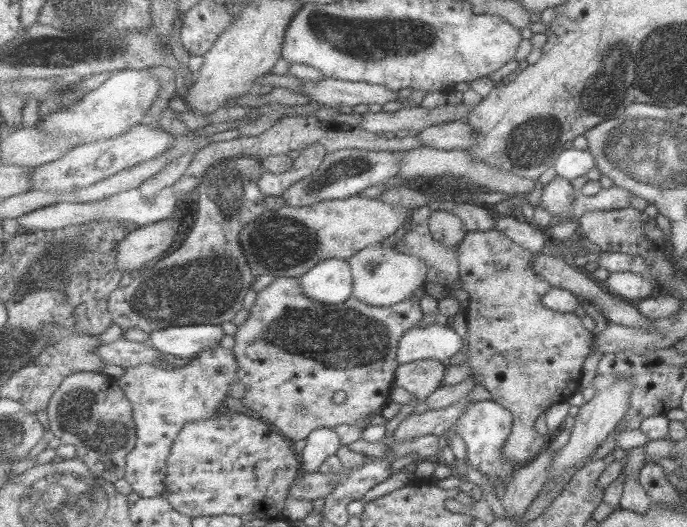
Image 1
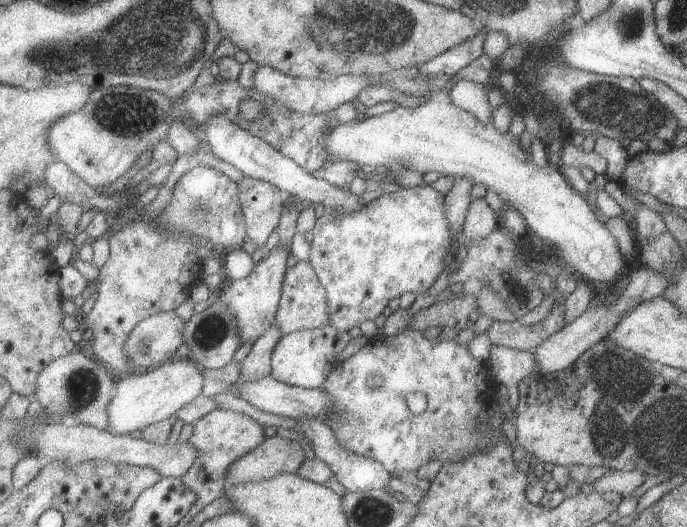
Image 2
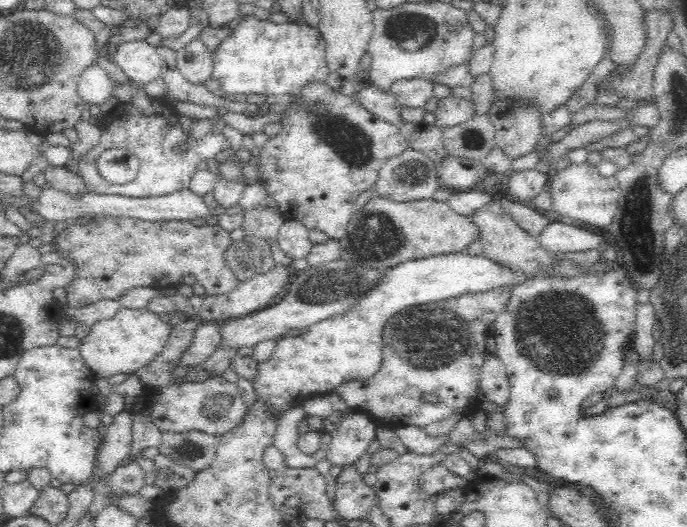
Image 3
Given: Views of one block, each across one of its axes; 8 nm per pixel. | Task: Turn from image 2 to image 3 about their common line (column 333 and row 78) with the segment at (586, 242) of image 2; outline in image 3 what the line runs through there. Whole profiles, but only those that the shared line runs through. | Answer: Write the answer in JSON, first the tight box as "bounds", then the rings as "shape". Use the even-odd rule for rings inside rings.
{"bounds":[110,40,164,83],"shape":[[[145,40],[118,42],[110,52],[112,62],[122,68],[130,82],[149,83],[162,76],[164,66],[157,47]]]}

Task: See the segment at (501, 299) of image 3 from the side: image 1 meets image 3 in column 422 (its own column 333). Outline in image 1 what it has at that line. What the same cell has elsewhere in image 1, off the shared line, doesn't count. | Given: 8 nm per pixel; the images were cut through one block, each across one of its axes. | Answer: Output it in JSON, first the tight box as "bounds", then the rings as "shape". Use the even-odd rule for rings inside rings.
{"bounds":[233,277,425,441],"shape":[[[276,277],[270,285],[258,292],[255,306],[251,309],[247,320],[239,326],[234,336],[236,345],[233,348],[233,352],[235,352],[239,364],[239,383],[246,387],[242,402],[246,408],[253,410],[260,418],[275,425],[282,434],[293,441],[306,440],[318,428],[334,428],[334,426],[340,424],[349,424],[366,429],[372,418],[382,414],[392,402],[391,394],[393,394],[393,390],[397,386],[397,369],[400,368],[400,361],[397,360],[400,341],[411,328],[417,327],[417,324],[423,318],[425,318],[425,312],[423,312],[420,300],[415,297],[388,307],[373,306],[355,296],[344,303],[322,303],[321,301],[310,299],[305,294],[300,277]],[[341,391],[346,393],[346,401],[337,404],[337,402],[333,402],[333,394]]]}

